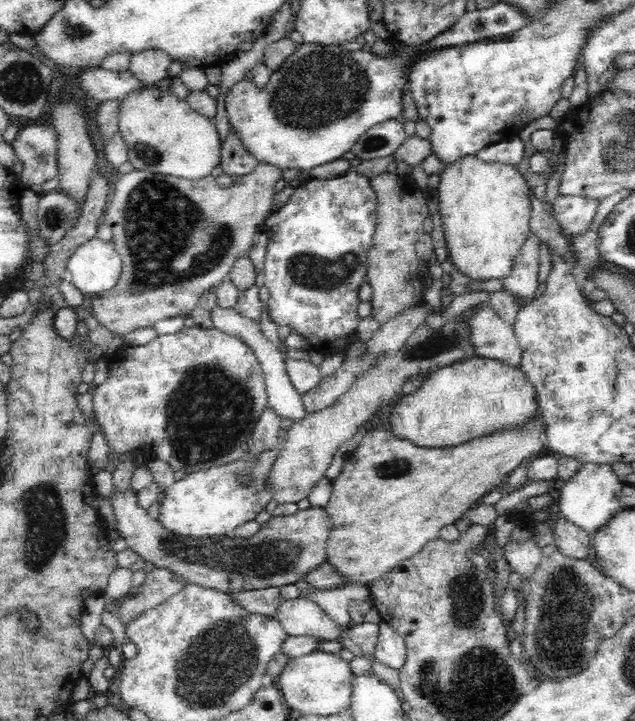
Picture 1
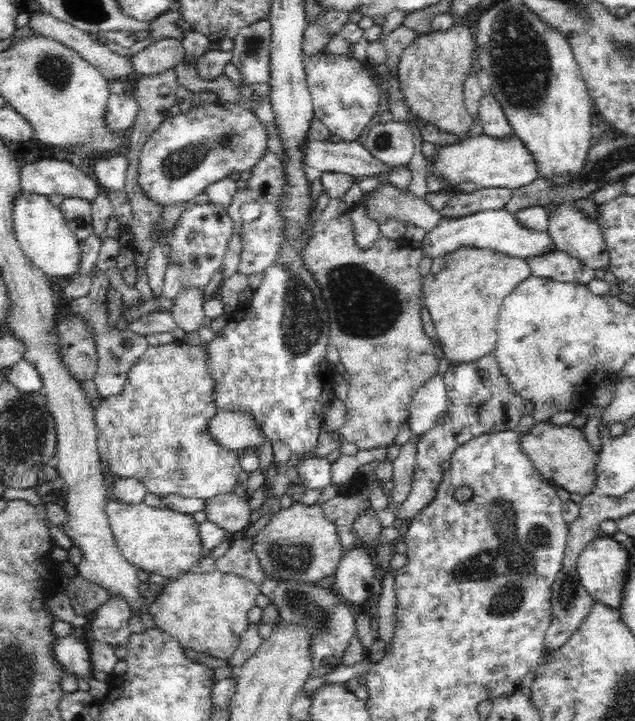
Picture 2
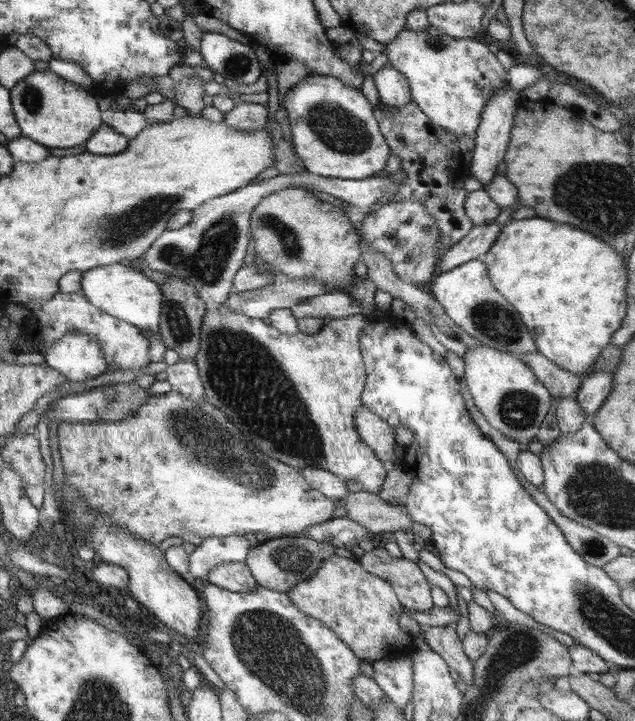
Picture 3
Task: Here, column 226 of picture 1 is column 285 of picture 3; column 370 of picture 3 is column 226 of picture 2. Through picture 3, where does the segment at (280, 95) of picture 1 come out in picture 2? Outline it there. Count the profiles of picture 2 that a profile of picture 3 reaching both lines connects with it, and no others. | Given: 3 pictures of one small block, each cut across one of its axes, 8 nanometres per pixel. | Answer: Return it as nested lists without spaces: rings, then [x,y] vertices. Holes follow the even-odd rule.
[[[248,100],[240,106],[210,102],[200,104],[198,108],[192,108],[186,114],[182,112],[165,117],[158,129],[151,132],[139,154],[138,187],[142,189],[148,201],[160,205],[164,210],[171,205],[193,201],[196,196],[205,193],[208,186],[222,178],[228,178],[232,173],[252,171],[268,152],[268,136],[262,124],[264,120],[252,114],[252,110],[256,110],[256,104]]]

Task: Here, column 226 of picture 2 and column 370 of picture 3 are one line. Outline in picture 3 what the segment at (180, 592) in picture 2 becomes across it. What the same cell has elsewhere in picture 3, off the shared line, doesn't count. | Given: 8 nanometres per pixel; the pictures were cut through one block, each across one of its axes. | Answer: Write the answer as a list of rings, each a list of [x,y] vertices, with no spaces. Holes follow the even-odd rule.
[[[354,556],[327,558],[315,576],[299,582],[287,594],[302,614],[326,624],[358,658],[375,662],[390,656],[406,658],[414,652],[410,636],[398,626],[402,604],[400,598],[396,598],[393,585],[362,568]]]

